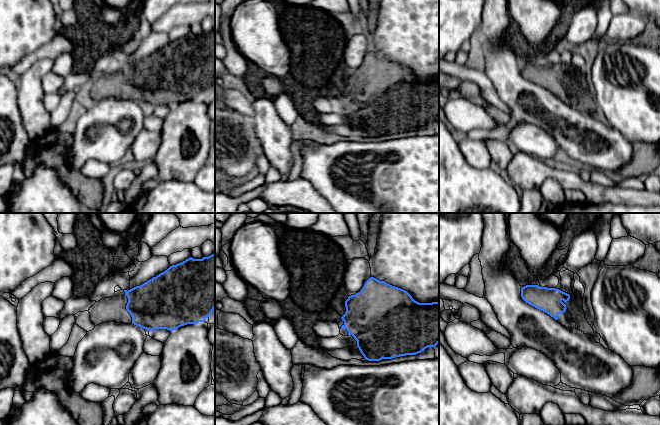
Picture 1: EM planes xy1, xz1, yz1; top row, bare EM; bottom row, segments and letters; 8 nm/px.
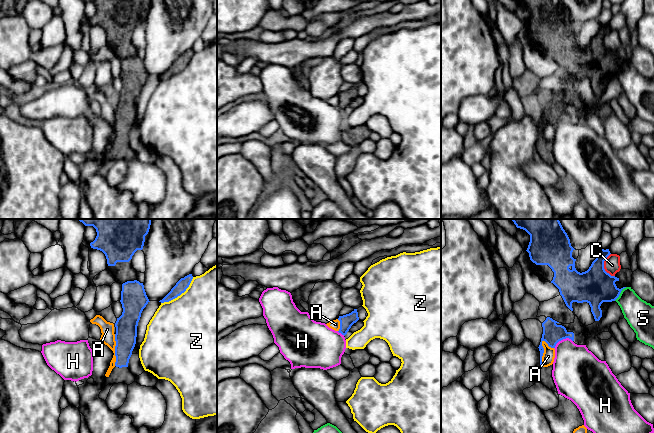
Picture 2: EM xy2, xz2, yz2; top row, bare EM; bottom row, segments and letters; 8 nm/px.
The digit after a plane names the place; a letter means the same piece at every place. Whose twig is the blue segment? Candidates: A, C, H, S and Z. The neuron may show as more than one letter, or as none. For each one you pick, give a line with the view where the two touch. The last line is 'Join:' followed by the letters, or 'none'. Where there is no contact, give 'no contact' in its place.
Join: none

